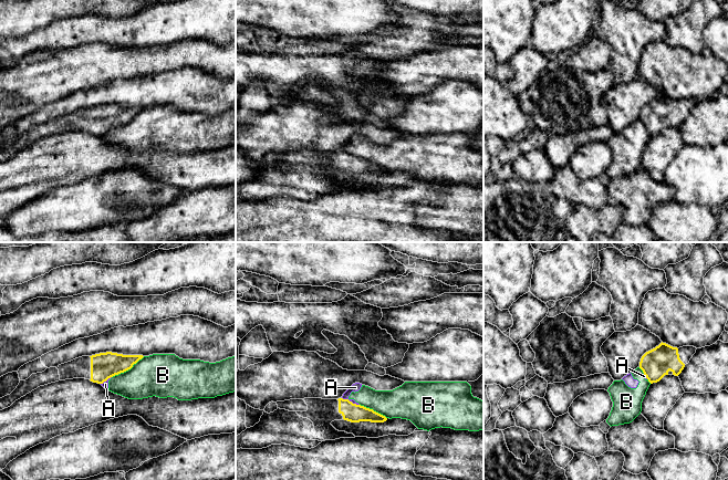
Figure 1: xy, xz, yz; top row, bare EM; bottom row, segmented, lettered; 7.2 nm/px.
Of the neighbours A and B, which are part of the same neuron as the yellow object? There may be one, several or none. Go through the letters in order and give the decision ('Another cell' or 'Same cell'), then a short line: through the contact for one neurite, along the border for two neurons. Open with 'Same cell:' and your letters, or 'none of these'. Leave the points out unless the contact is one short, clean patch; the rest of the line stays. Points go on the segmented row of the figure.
Same cell: none of these
A: Another cell. Line: xz (342, 397), (359, 405)
B: Another cell

